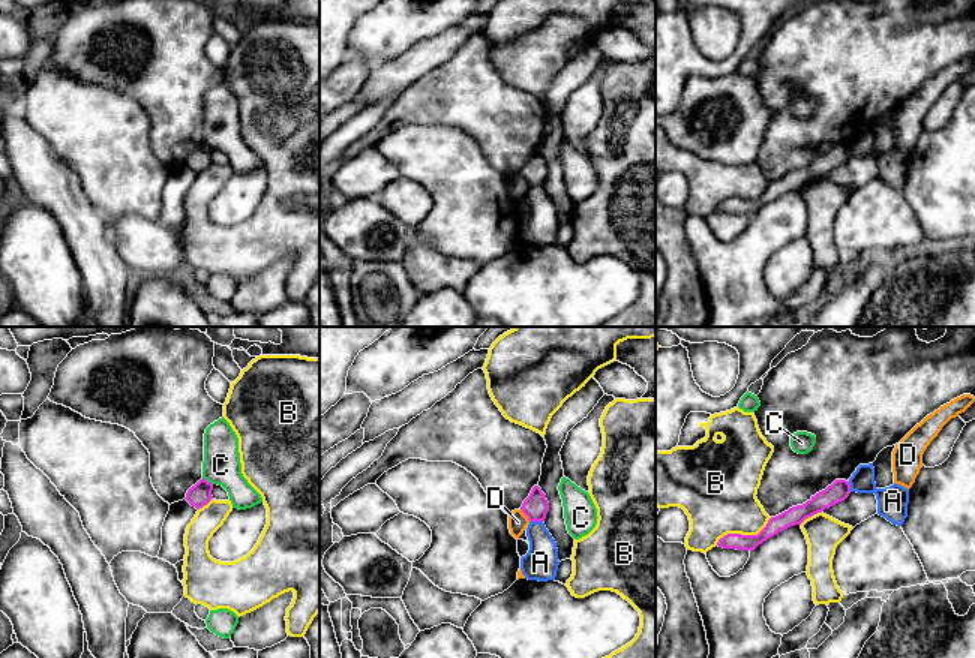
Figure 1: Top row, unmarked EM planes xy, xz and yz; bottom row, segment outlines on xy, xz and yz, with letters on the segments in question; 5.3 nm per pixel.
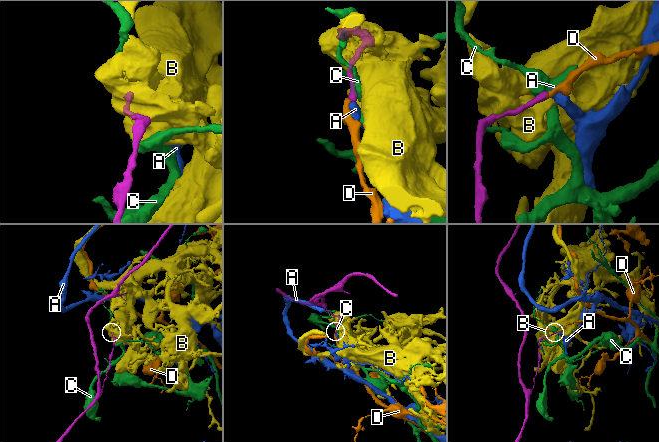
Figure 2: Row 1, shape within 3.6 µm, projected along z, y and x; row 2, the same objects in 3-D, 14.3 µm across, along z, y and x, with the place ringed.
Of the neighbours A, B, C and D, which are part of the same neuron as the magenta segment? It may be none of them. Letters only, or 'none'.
none

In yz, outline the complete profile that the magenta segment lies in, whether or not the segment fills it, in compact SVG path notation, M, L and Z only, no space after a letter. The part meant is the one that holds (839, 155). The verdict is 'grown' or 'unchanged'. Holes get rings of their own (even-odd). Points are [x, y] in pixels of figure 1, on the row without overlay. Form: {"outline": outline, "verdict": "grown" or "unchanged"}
{"outline": "M836 144L825 154L812 160L802 169L789 172L788 175L771 181L766 190L758 199L741 199L741 198L728 198L718 204L717 210L723 213L736 213L736 214L754 214L759 208L768 202L777 199L778 196L801 189L806 183L822 177L825 172L830 172L842 165L844 165L850 157L850 148L846 144Z", "verdict": "unchanged"}

